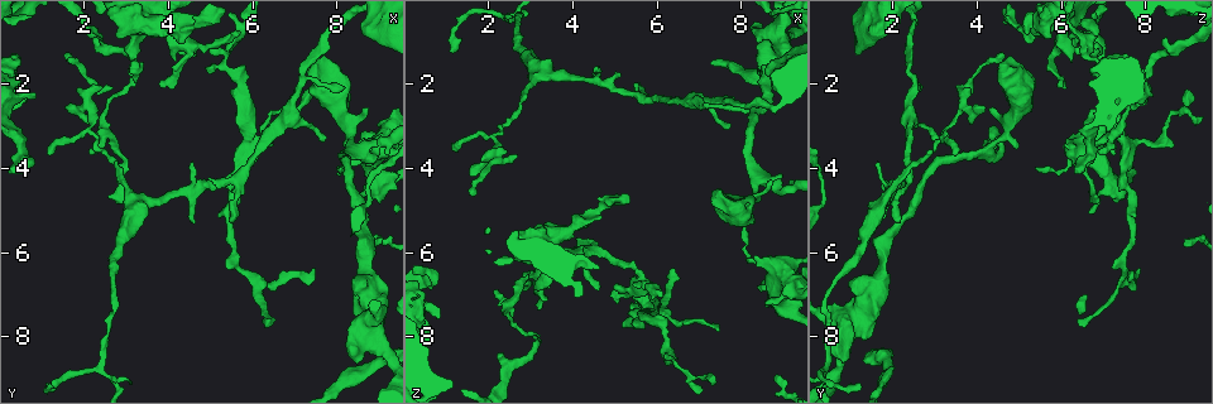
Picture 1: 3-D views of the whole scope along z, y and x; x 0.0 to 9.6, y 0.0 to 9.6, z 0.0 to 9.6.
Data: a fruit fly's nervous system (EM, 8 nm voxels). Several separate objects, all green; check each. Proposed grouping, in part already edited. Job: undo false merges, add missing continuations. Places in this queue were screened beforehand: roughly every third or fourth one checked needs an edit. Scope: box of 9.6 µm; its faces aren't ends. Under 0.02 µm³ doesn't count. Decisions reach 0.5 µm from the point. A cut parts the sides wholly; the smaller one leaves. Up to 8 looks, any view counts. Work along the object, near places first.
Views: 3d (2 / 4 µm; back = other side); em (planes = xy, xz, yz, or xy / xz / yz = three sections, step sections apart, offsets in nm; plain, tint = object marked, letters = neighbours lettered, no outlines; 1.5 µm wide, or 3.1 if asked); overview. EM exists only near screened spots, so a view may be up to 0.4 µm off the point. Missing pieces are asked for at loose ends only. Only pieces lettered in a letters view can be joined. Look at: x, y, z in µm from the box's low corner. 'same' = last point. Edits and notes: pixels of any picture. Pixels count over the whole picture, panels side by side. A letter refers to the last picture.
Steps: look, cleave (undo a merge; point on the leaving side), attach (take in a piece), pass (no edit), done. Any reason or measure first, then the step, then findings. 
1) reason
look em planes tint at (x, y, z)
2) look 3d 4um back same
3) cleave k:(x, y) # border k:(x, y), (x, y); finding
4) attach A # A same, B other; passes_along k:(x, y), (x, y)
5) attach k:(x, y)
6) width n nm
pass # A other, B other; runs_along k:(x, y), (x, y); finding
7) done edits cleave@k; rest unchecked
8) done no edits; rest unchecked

sharp bend
look 3d 2um at (5.55, 0.85, 6.55)

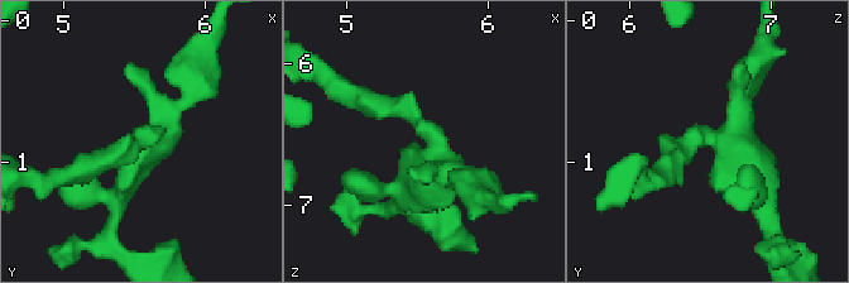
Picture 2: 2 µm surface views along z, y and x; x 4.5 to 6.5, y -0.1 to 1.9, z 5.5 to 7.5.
arms 3; now the EM
look em planes letters at (5.60, 0.84, 6.60)

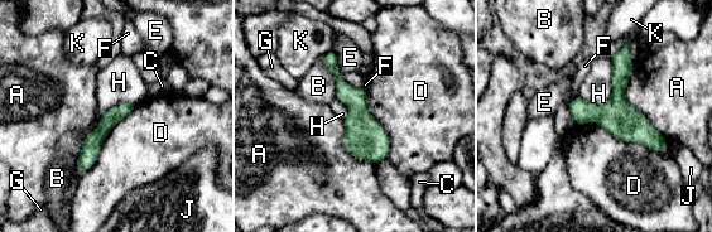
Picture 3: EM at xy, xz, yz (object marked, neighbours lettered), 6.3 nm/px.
pass # A other, B other, C other, D other, E other, F other, G other, H other, J other, K other; runs_along 3:(330, 54), (384, 155); continuous, no second neuron

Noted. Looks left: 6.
an open end
look em planes plain at (7.60, 1.40, 4.65)

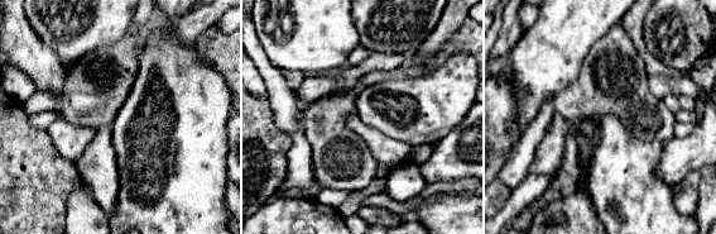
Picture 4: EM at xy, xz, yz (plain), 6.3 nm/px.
what lies round it
look em planes letters same

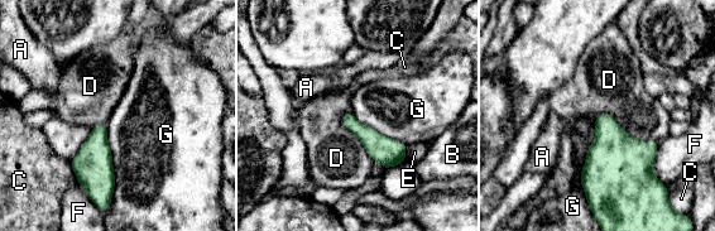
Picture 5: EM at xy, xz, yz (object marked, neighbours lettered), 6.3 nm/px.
pass # A other, B other, C other, D other, E other, F other, G other; border 5:(595, 120), (581, 168), (584, 193); none of them fits

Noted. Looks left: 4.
look em planes letters at (4.55, 3.85, 1.60)

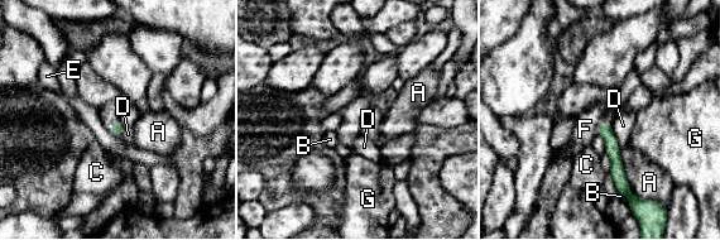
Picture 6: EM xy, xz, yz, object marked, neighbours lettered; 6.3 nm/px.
attach F # A other, B other, C other, D other, E other, F same, G other; it goes on there

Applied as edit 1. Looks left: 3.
done edits attach@6; rest unchecked

